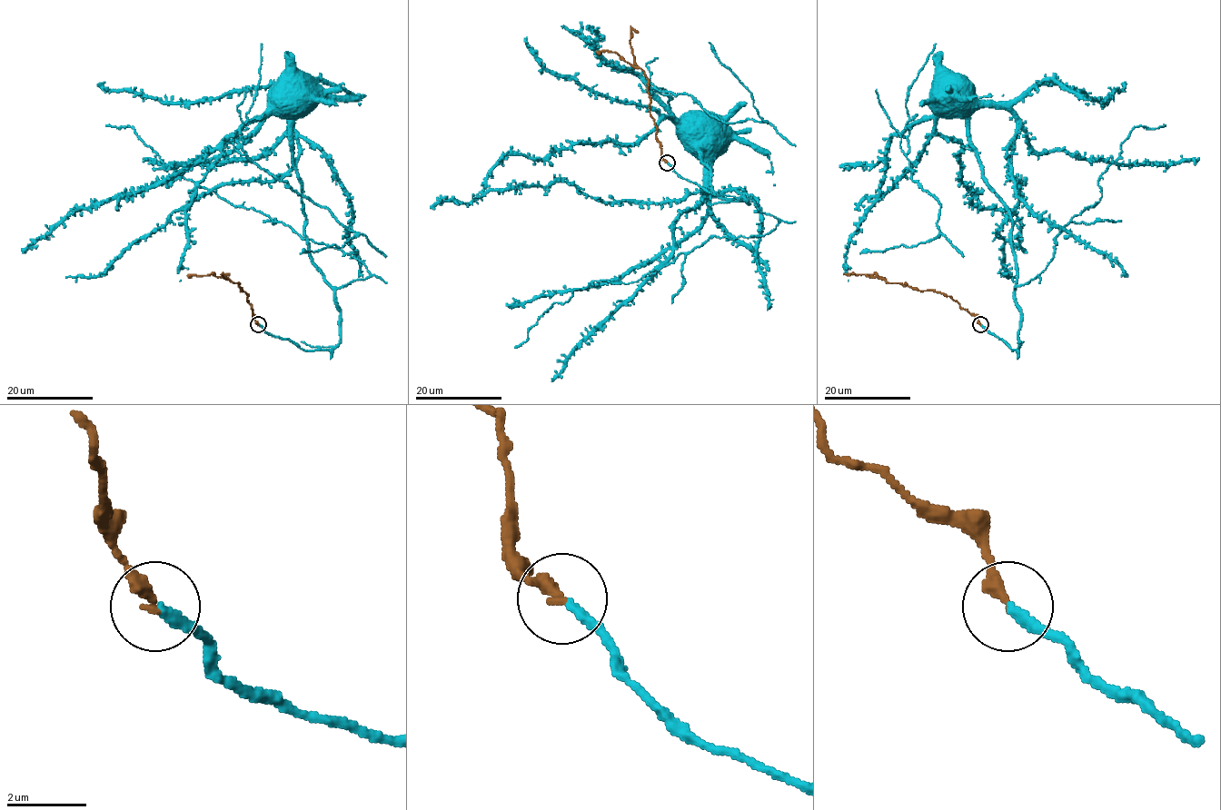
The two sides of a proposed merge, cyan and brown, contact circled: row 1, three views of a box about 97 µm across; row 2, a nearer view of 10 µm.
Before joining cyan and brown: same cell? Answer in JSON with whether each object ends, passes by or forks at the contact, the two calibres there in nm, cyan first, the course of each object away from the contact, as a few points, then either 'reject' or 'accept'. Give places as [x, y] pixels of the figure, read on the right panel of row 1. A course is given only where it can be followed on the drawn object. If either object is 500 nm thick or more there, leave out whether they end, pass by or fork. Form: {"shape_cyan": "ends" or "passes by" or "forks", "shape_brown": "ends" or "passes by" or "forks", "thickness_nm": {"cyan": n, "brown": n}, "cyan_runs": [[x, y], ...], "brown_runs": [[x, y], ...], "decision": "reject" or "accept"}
{"shape_cyan": "ends", "shape_brown": "ends", "thickness_nm": {"cyan": 260, "brown": 320}, "cyan_runs": [[980, 324], [1018, 347], [1013, 220], [969, 133], [985, 106], [1016, 122], [1019, 202], [998, 233], [1015, 278]], "brown_runs": [[980, 324], [976, 317], [948, 296], [888, 283], [884, 278], [872, 274], [868, 275], [870, 278]], "decision": "accept"}

